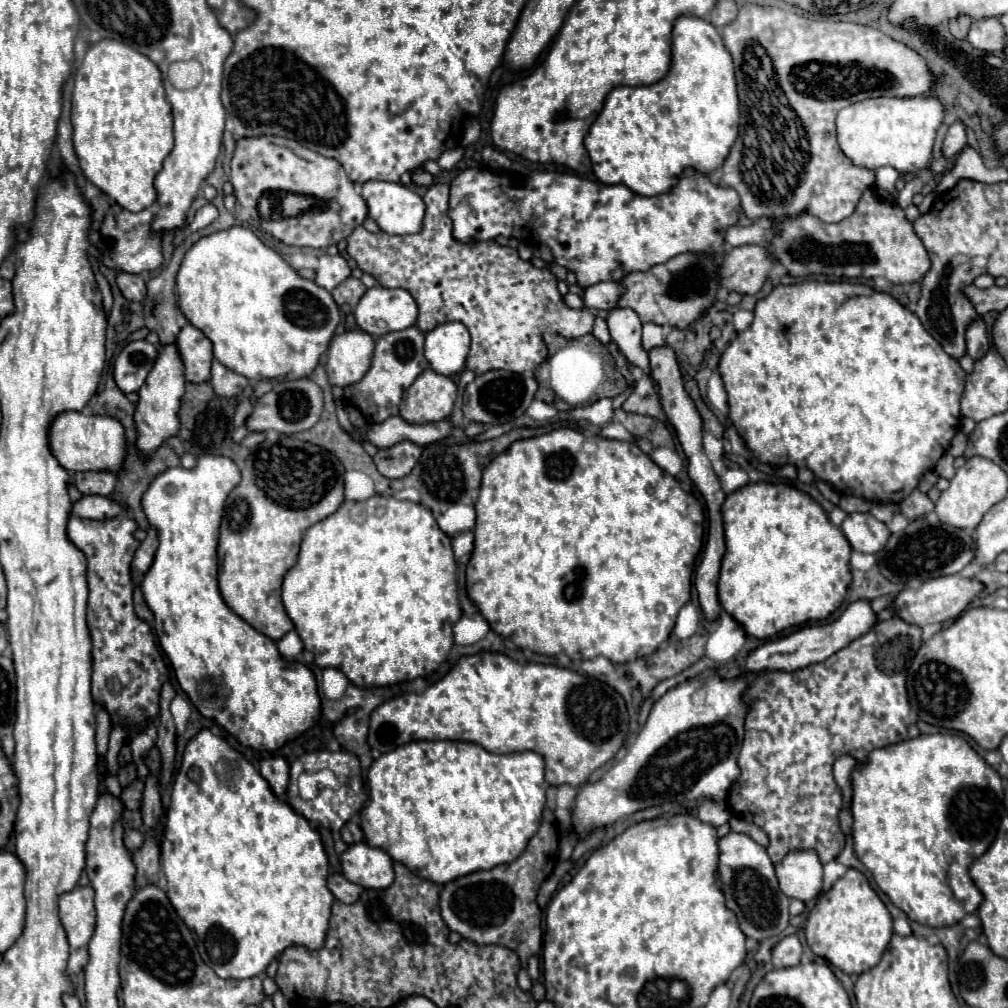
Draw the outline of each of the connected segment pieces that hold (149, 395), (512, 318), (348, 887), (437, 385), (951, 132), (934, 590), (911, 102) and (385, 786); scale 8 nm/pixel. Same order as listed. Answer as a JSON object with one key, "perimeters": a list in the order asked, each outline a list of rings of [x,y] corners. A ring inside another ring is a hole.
{"perimeters":[[[[164,344],[158,352],[158,358],[144,382],[144,386],[140,388],[138,396],[138,408],[136,408],[136,426],[138,426],[138,448],[146,454],[154,452],[162,442],[166,442],[166,438],[170,438],[172,434],[176,434],[178,430],[178,408],[180,408],[180,398],[184,394],[184,362],[178,354],[176,344]]],[[[432,184],[426,194],[422,196],[426,204],[424,226],[416,234],[408,236],[390,236],[384,232],[368,232],[358,226],[348,236],[348,256],[356,260],[358,268],[370,276],[380,286],[386,288],[404,288],[412,294],[416,304],[420,302],[416,326],[422,332],[430,332],[438,324],[460,320],[472,336],[470,354],[466,360],[466,368],[474,374],[484,374],[488,370],[510,370],[510,372],[526,372],[538,368],[546,358],[548,350],[544,344],[544,334],[558,334],[562,338],[580,338],[586,332],[592,332],[594,314],[584,310],[572,310],[560,298],[556,288],[556,276],[550,270],[536,268],[532,262],[526,262],[518,256],[518,252],[510,246],[502,248],[494,240],[490,242],[474,242],[474,244],[460,244],[452,238],[452,220],[448,218],[448,184]]],[[[332,874],[332,876],[328,876],[328,888],[330,888],[330,892],[336,896],[336,900],[340,900],[340,902],[344,902],[344,904],[352,904],[352,902],[356,902],[356,898],[362,894],[362,886],[358,886],[358,884],[352,884],[352,882],[348,882],[342,874]]],[[[426,368],[404,392],[400,416],[406,422],[438,422],[450,416],[458,388],[452,378]]],[[[960,120],[952,122],[946,136],[944,136],[944,142],[942,142],[942,156],[946,160],[954,158],[962,148],[966,146],[966,128]]],[[[948,576],[948,578],[932,578],[924,582],[918,590],[906,588],[902,590],[890,604],[890,608],[896,608],[896,616],[902,618],[908,624],[914,626],[928,626],[936,622],[954,620],[962,614],[962,610],[972,602],[972,598],[982,590],[982,584],[972,578],[960,578],[960,576]]],[[[932,96],[870,98],[854,102],[838,112],[836,138],[844,156],[860,168],[878,170],[880,166],[892,166],[900,174],[914,174],[930,162],[936,130],[942,120],[944,108]]],[[[418,740],[418,742],[410,742],[404,744],[400,748],[396,748],[390,754],[380,756],[368,770],[368,790],[370,790],[370,802],[362,808],[360,812],[360,826],[364,830],[366,836],[366,844],[374,846],[374,848],[382,848],[384,852],[388,852],[394,860],[402,862],[404,866],[408,866],[408,870],[420,874],[426,880],[432,880],[436,884],[446,884],[450,880],[456,880],[464,874],[476,872],[476,870],[490,870],[498,864],[508,864],[512,860],[516,860],[522,850],[526,848],[528,840],[536,834],[538,826],[540,826],[542,818],[542,810],[544,810],[544,758],[536,752],[516,752],[516,754],[490,754],[486,752],[482,746],[476,746],[472,742],[428,742],[428,740]],[[516,824],[516,828],[526,828],[524,832],[528,832],[530,838],[526,838],[526,842],[522,846],[512,846],[510,844],[510,836],[512,836],[512,826]]]]}

